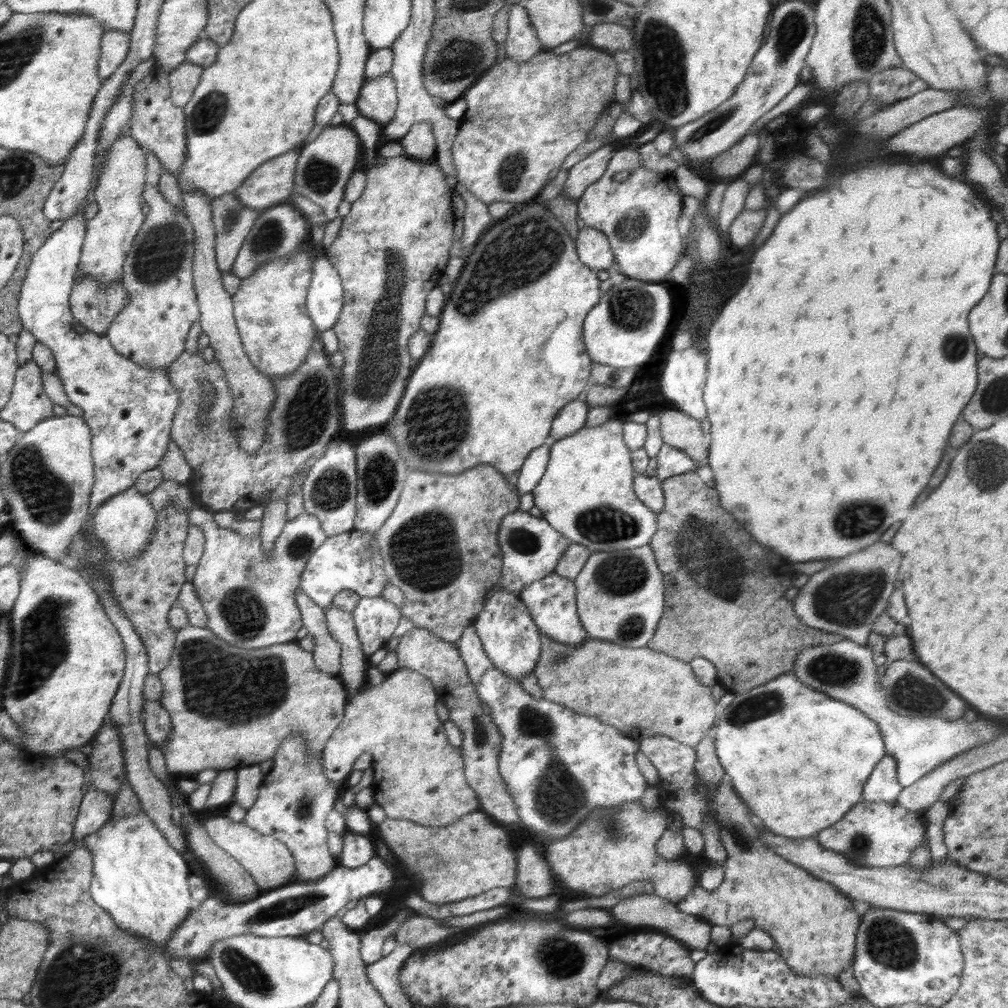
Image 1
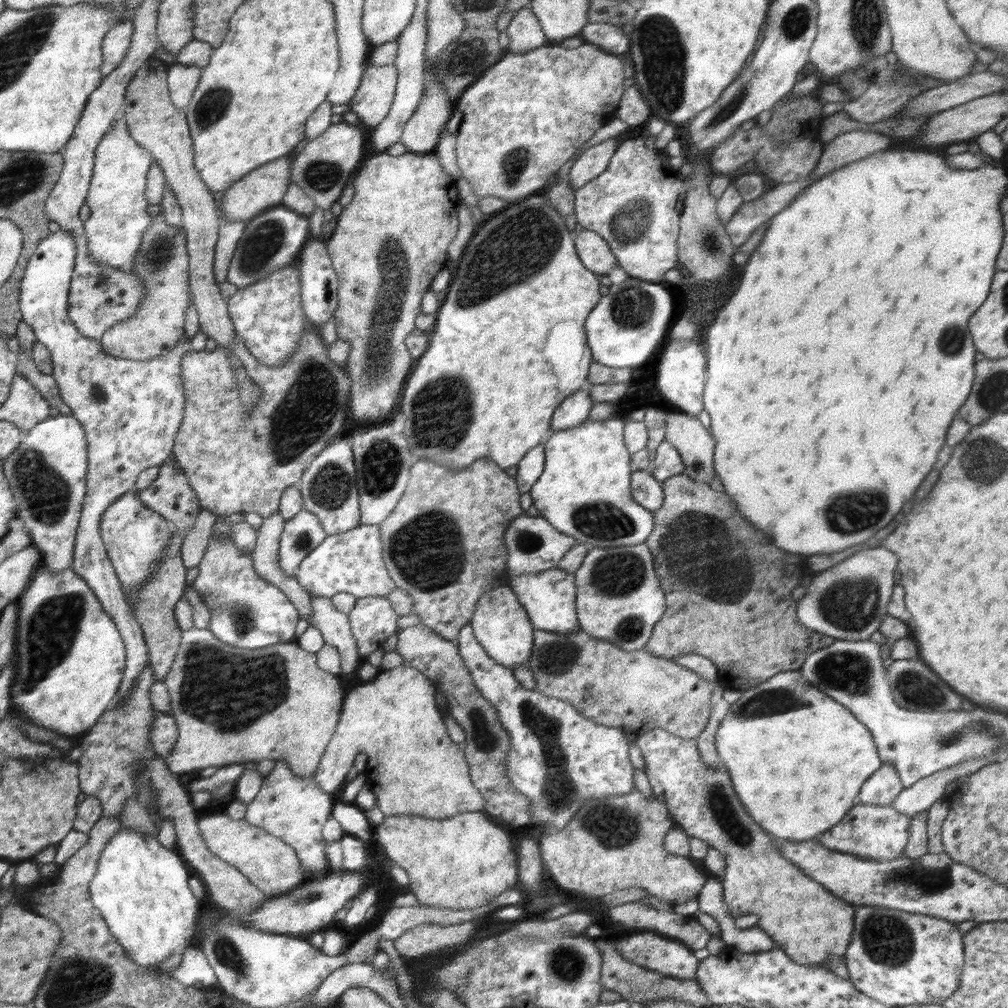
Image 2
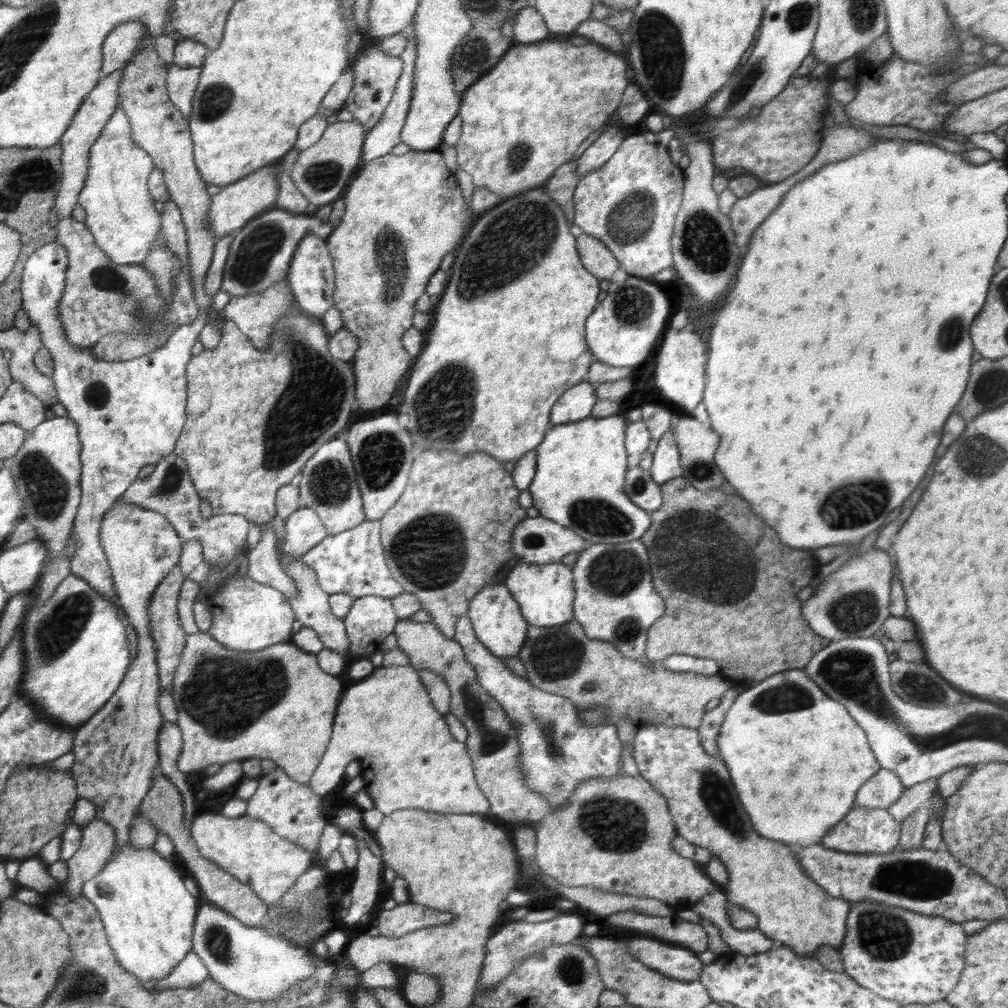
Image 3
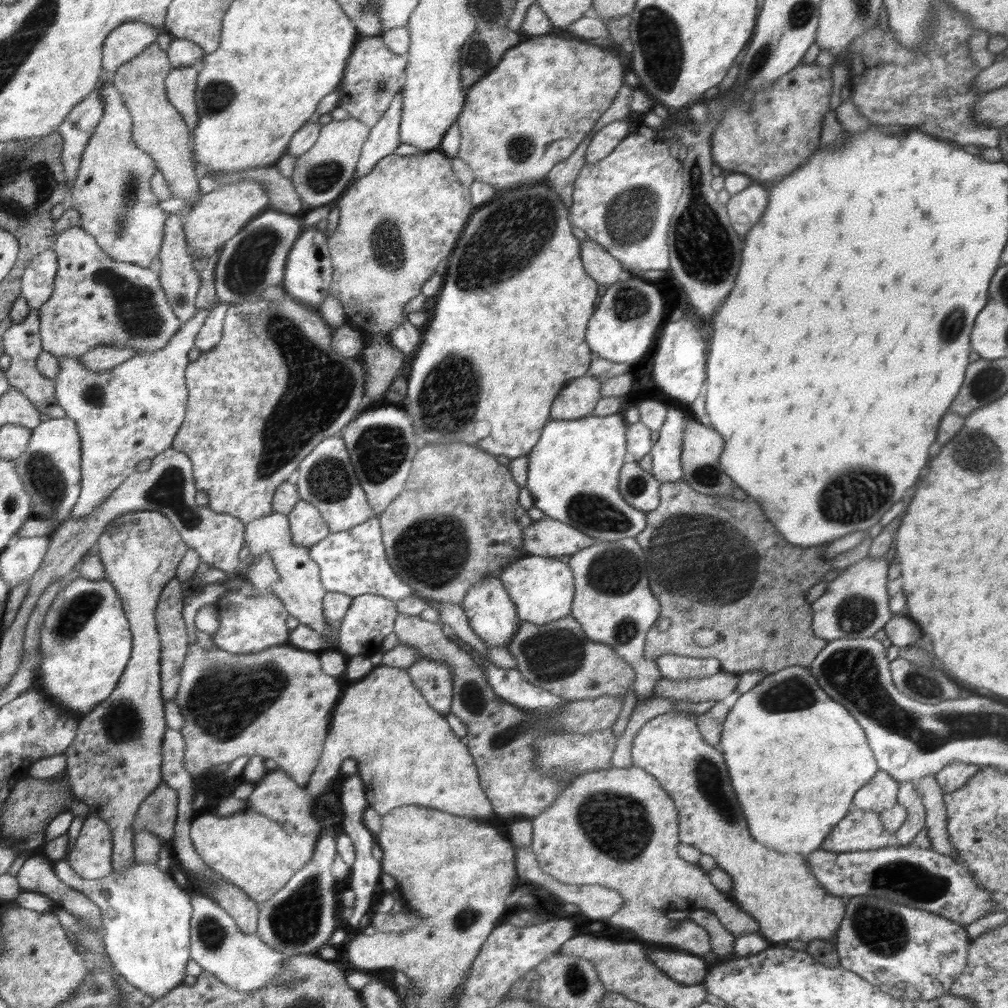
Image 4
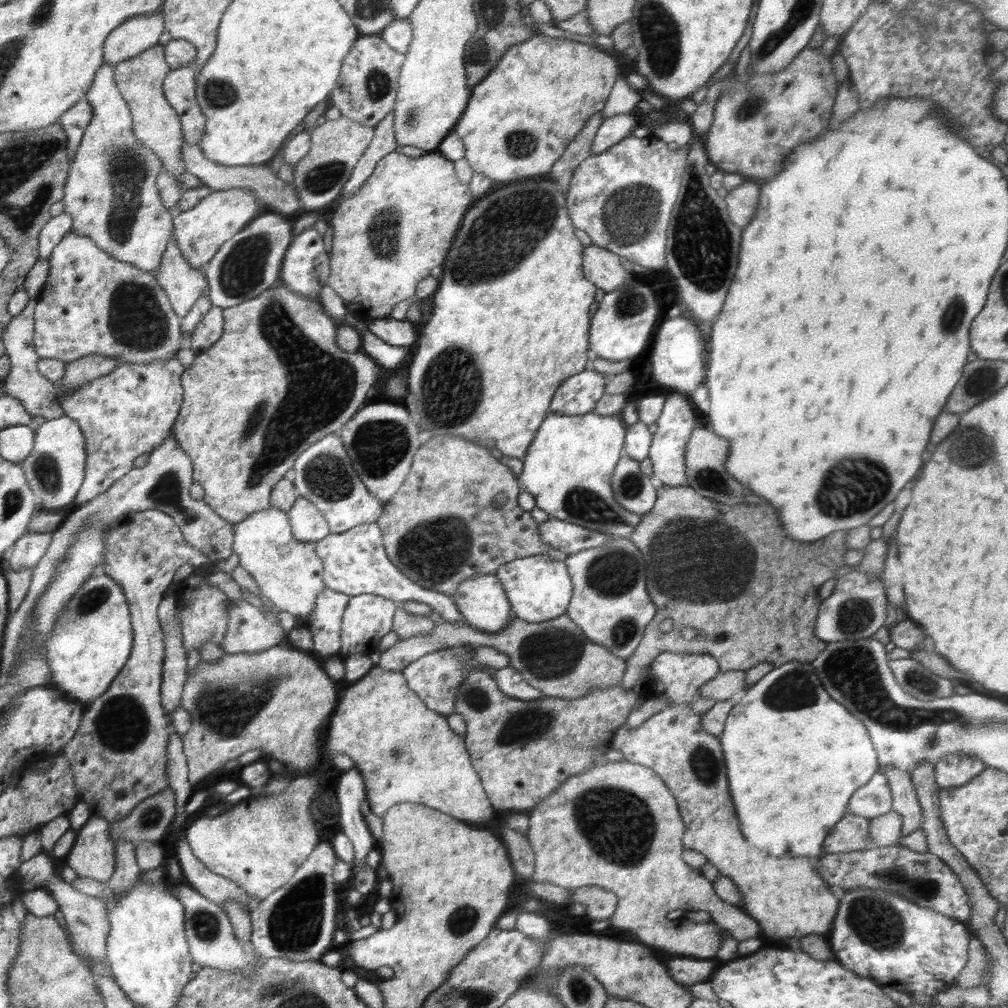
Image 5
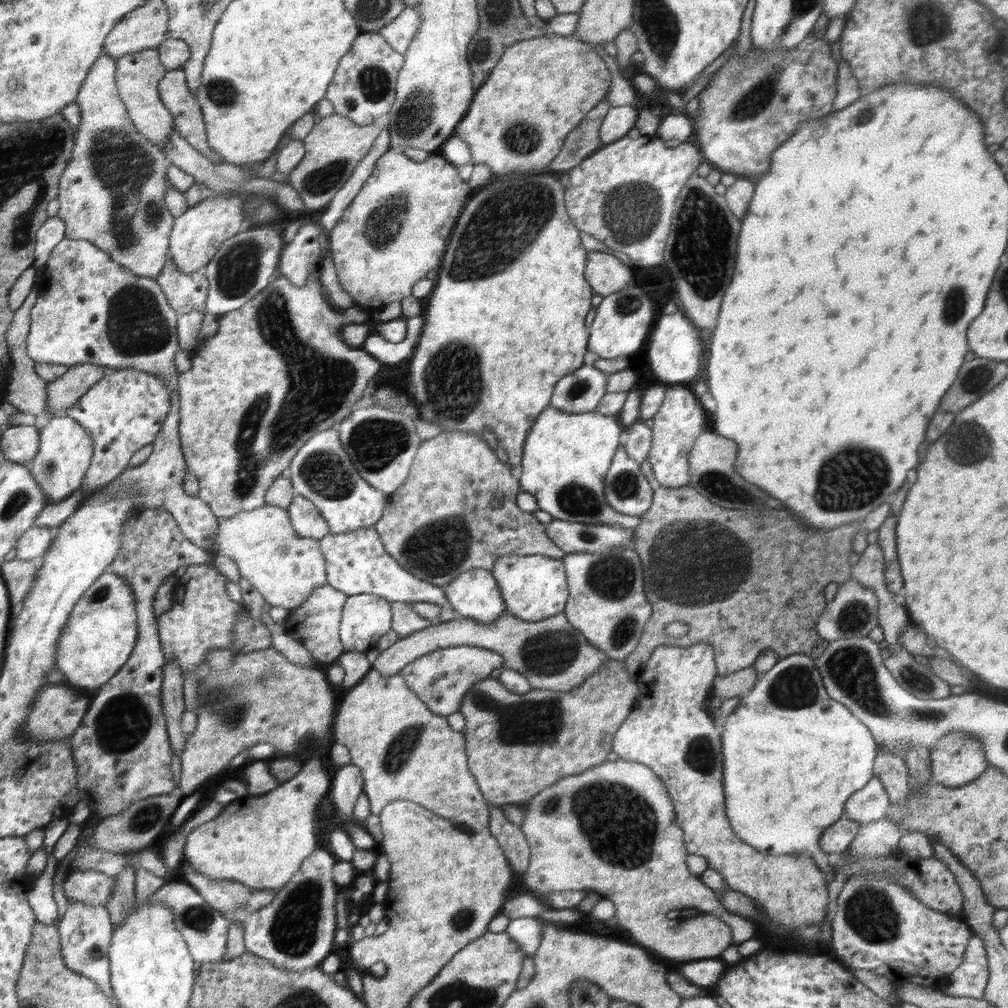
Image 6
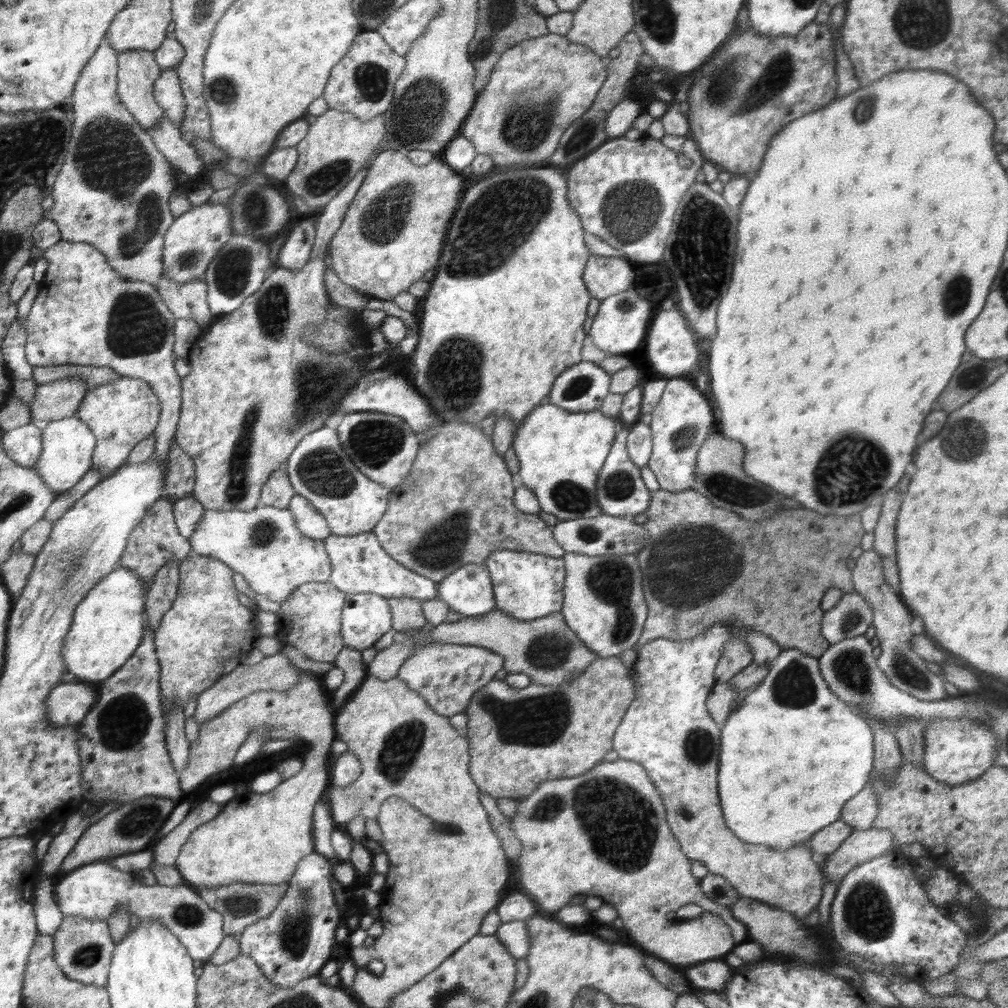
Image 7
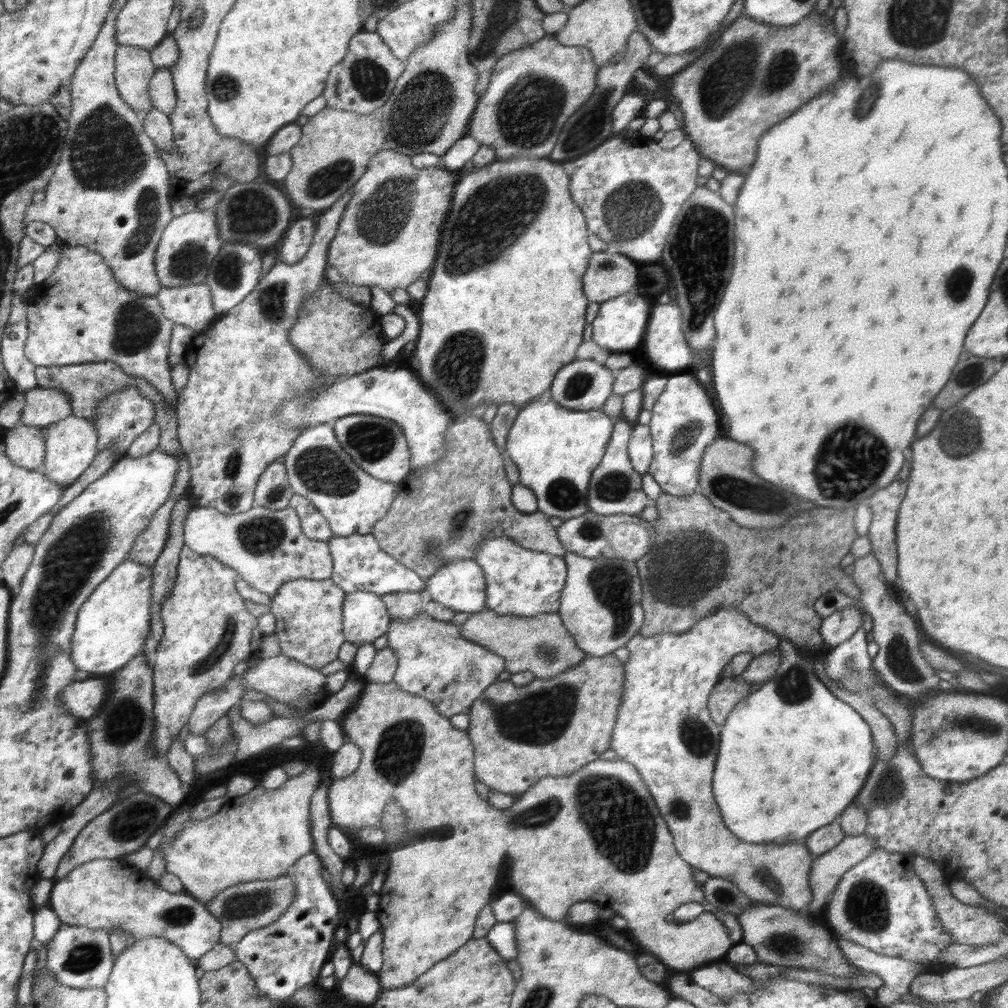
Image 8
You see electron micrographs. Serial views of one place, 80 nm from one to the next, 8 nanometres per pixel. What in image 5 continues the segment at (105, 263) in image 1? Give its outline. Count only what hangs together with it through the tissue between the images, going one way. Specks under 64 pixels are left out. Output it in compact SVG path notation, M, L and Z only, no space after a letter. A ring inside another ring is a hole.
M105 62L100 70L98 70L92 88L85 94L86 102L88 102L92 107L93 115L91 116L88 126L85 126L80 144L78 145L78 150L72 158L72 166L68 182L66 182L63 212L72 217L73 227L70 231L74 234L89 235L89 237L92 238L103 251L107 251L111 256L119 261L132 263L134 266L140 267L142 270L156 272L157 268L161 265L162 257L165 256L165 250L169 246L170 234L172 234L172 216L170 216L168 210L164 208L164 200L161 198L160 191L156 185L157 177L160 176L163 171L162 161L153 150L150 150L149 147L145 147L134 134L132 112L129 110L129 105L125 101L125 97L120 94L120 88L117 87L116 71L113 67L114 66Z

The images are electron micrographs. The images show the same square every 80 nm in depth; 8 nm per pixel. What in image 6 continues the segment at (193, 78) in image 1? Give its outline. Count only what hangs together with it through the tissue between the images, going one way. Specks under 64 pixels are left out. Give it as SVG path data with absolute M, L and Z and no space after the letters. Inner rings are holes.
M181 68L166 72L158 86L161 101L172 111L173 126L198 152L201 152L214 164L222 163L223 158L209 145L208 131L204 121L204 112L190 91L185 71Z

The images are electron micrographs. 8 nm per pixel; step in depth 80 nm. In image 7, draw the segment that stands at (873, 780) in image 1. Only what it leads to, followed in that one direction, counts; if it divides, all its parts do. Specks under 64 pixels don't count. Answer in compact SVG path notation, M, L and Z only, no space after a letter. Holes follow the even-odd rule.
M870 780L860 793L856 794L841 811L841 819L850 824L854 831L864 831L872 828L872 823L878 814L878 795L872 790Z

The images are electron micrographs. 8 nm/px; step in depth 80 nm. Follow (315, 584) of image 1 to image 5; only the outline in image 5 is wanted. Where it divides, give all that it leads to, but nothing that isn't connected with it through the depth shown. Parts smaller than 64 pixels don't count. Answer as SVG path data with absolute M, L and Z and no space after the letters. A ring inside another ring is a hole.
M377 522L364 523L340 534L330 533L322 541L316 542L316 553L324 564L324 581L328 588L351 597L359 594L377 594L392 602L402 603L410 599L424 602L432 607L433 612L442 615L444 620L451 623L464 623L465 618L457 609L453 597L436 590L425 589L394 567L386 554ZM510 666L498 669L493 679L497 682L498 688L508 697L523 701L537 701L546 697L541 690L530 686L530 683Z

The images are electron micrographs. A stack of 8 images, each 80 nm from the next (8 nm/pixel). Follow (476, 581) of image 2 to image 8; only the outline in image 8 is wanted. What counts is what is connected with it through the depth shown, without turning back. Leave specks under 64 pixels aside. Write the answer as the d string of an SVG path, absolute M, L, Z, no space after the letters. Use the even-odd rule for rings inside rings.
M470 412L457 417L446 430L448 440L446 458L438 461L434 470L426 474L406 476L404 482L397 484L397 496L385 517L374 526L372 533L379 547L399 564L416 572L426 579L442 570L442 566L456 559L472 559L475 548L486 537L508 537L520 546L547 552L562 557L567 550L562 546L557 535L557 528L549 523L549 517L540 511L534 516L520 512L511 501L512 485L505 471L504 455L491 436L491 426L481 419L480 412Z

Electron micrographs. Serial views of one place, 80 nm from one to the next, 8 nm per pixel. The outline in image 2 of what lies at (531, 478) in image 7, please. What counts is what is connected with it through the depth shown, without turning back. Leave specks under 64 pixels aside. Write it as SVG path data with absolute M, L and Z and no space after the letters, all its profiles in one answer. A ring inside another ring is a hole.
M612 416L606 421L592 422L587 421L576 428L568 428L568 430L558 430L554 432L550 439L540 447L539 450L543 451L545 456L544 466L542 474L538 477L538 480L532 485L529 490L530 496L533 500L533 505L536 510L539 510L540 516L544 517L556 530L562 531L564 534L569 534L573 536L578 543L590 545L591 548L614 548L617 546L630 546L639 545L645 542L648 535L652 532L654 528L654 515L650 510L646 510L643 506L640 506L633 498L630 490L631 474L633 471L631 465L631 454L626 448L624 440L624 428L625 420L620 420L620 417Z

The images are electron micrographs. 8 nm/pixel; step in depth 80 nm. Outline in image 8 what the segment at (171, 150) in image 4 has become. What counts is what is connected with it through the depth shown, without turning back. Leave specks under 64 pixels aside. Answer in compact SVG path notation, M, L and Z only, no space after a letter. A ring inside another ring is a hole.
M122 45L116 52L116 84L121 97L140 116L154 107L149 98L149 82L158 68L153 65L149 50Z

